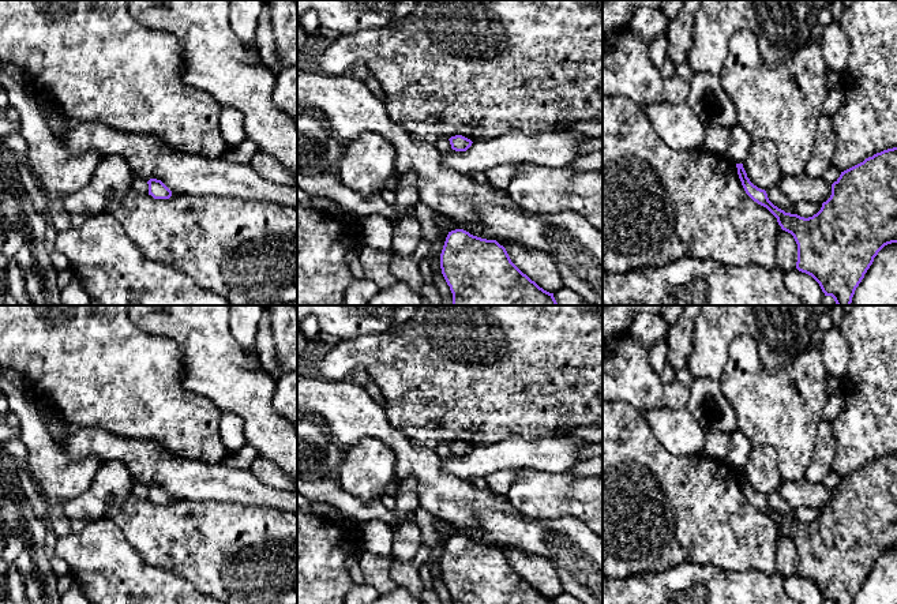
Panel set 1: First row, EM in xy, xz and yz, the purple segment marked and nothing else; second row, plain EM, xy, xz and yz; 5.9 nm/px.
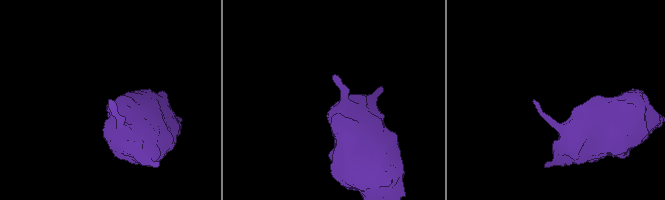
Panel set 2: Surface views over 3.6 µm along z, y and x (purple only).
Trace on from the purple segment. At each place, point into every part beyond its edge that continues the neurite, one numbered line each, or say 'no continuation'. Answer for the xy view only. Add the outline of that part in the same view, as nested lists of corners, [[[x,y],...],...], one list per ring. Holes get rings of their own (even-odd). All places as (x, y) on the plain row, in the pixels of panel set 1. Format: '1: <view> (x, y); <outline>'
no continuation

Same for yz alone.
no continuation

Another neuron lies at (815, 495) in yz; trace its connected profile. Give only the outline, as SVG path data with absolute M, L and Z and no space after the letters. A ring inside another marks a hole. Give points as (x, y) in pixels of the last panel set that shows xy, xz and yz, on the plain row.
M807 479L799 483L782 480L777 491L792 509L806 506L822 510L832 500L832 489L823 483L811 483Z

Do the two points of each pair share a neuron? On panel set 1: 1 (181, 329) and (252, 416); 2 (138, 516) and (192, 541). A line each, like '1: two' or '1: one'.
1: one
2: one

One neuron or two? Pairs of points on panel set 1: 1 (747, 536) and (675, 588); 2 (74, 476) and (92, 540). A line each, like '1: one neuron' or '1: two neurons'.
1: two neurons
2: two neurons

